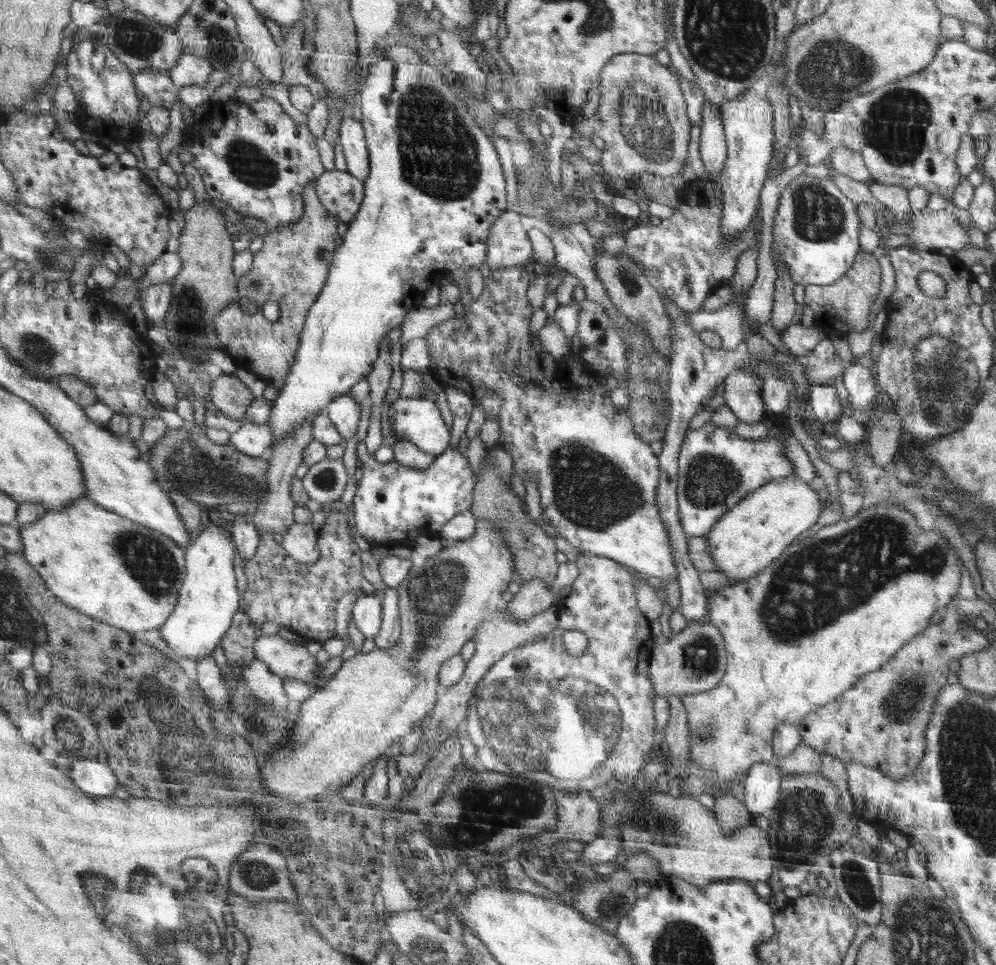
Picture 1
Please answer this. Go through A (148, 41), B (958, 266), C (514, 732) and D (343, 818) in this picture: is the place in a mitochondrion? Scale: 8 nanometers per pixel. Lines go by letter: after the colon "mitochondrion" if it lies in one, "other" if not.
A: mitochondrion
B: other
C: mitochondrion
D: other

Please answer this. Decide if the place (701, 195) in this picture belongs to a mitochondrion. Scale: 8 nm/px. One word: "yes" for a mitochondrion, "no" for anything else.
no

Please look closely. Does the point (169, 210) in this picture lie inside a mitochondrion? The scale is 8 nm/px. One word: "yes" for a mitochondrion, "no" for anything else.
no

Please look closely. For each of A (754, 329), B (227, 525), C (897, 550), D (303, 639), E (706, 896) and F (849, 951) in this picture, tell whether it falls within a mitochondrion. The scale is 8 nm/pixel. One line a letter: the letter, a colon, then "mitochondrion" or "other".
A: other
B: other
C: mitochondrion
D: other
E: other
F: other

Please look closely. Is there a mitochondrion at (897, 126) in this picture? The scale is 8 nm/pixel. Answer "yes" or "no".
yes

